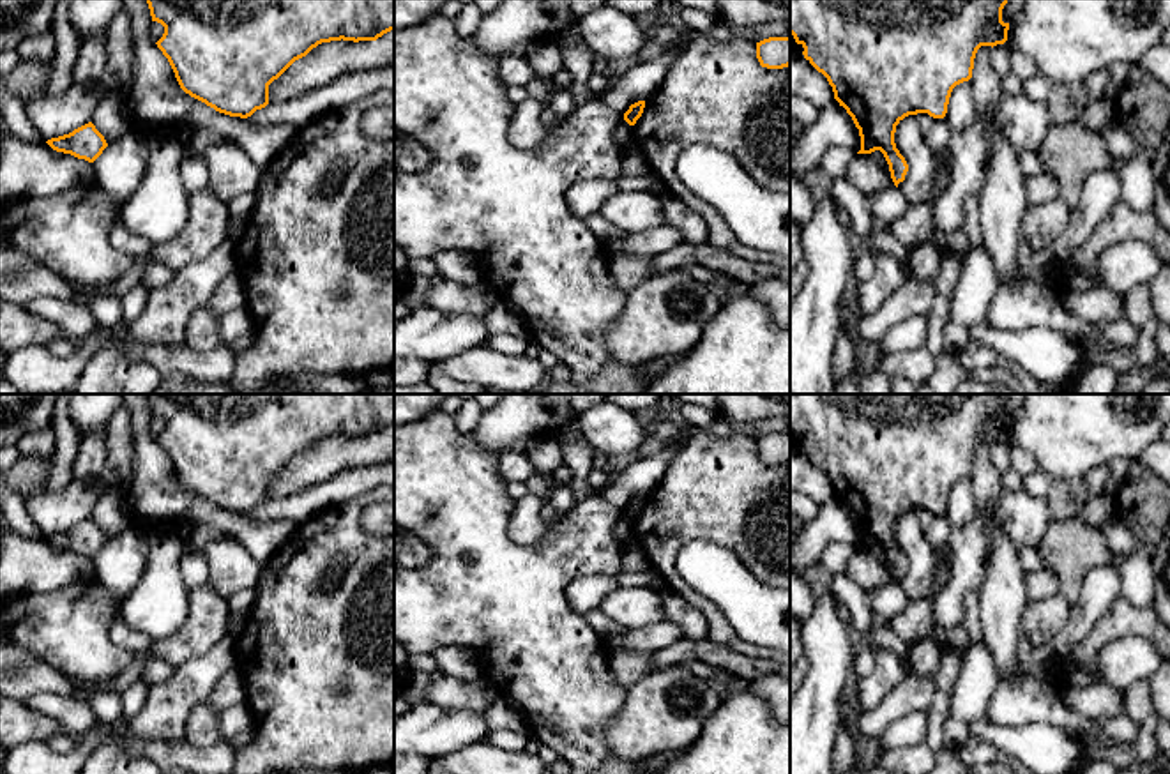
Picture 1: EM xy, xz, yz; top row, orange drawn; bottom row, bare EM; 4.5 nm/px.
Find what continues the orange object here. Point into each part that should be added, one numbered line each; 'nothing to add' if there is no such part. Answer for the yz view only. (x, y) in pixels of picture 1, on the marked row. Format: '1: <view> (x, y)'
nothing to add

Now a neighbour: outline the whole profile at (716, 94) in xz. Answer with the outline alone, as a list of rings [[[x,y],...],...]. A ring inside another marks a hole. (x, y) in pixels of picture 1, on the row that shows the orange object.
[[[695,32],[693,42],[675,58],[659,88],[645,101],[642,117],[631,125],[631,140],[666,193],[703,217],[709,244],[755,263],[790,267],[790,258],[744,246],[725,217],[691,193],[677,175],[680,152],[693,145],[707,145],[732,156],[756,186],[790,193],[790,65],[762,67],[756,42],[721,42]]]

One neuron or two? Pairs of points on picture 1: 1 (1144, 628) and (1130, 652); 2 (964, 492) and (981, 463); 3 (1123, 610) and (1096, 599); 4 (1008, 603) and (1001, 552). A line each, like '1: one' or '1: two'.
1: two
2: two
3: two
4: one

